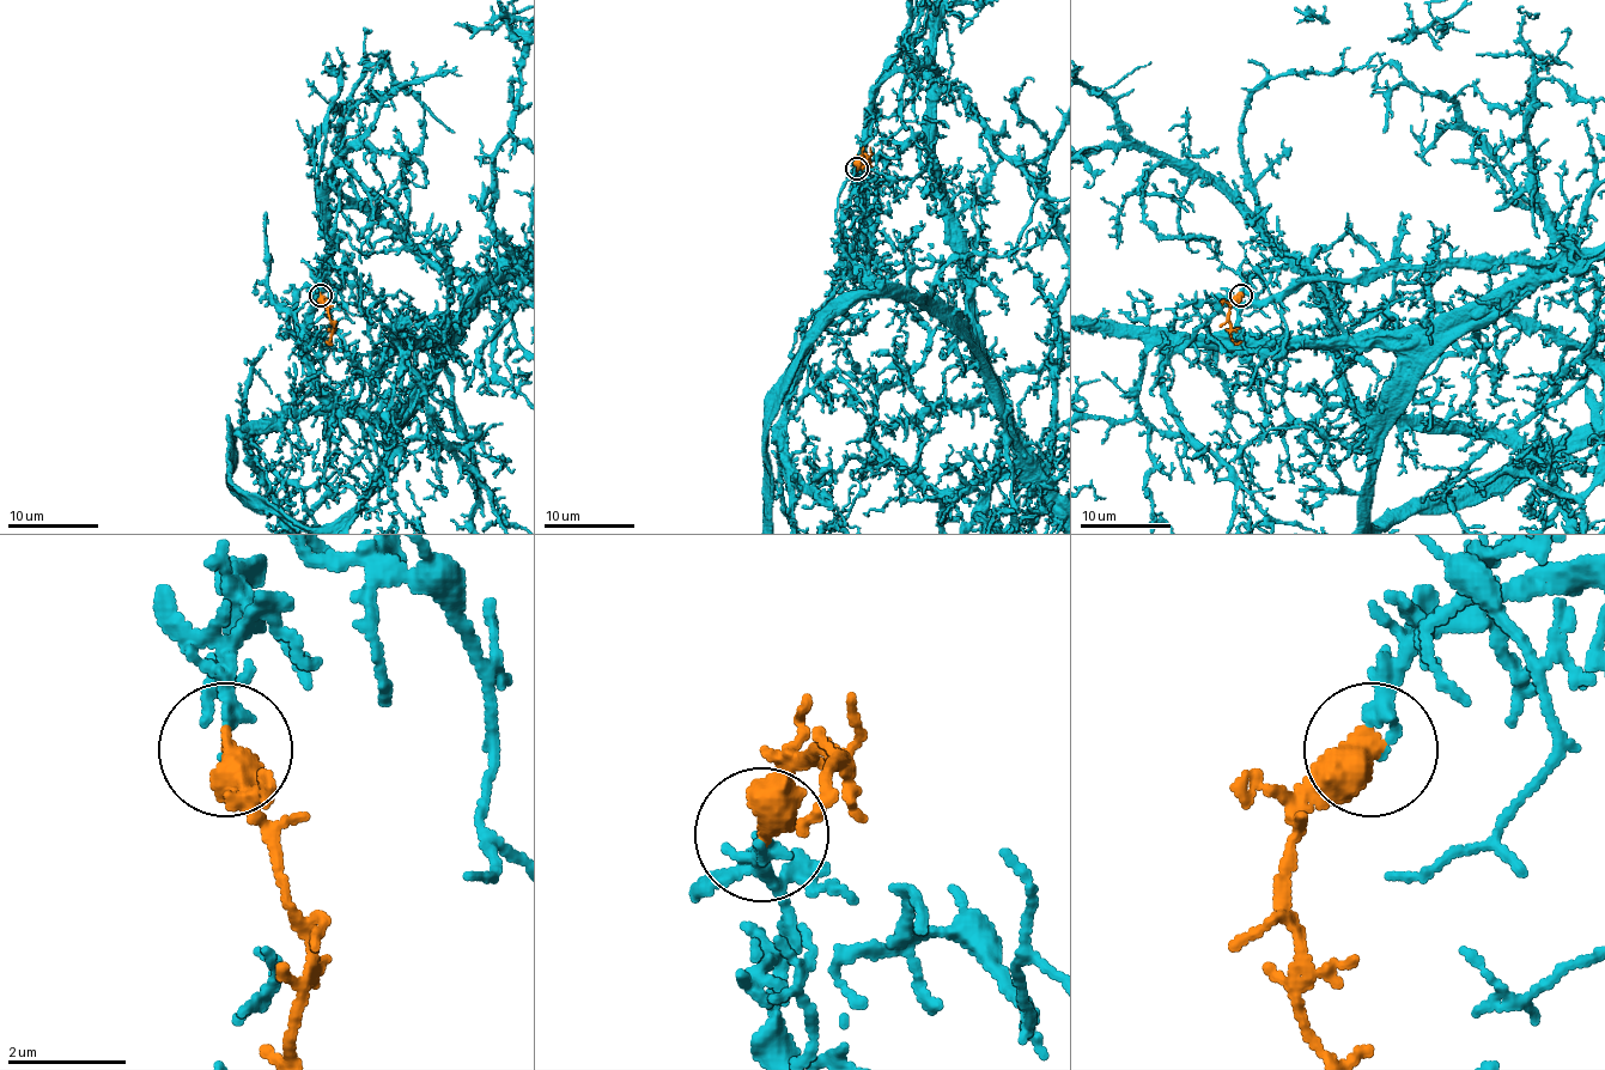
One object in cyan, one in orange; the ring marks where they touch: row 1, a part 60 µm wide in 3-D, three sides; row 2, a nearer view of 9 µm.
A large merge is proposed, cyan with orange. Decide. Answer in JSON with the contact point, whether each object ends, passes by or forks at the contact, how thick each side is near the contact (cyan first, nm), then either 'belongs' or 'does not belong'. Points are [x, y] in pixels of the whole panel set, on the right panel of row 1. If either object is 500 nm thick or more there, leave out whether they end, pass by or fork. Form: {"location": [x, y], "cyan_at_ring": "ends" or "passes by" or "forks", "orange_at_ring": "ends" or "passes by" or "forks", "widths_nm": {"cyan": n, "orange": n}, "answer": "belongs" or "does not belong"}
{"location": [1241, 296], "widths_nm": {"cyan": 180, "orange": 600}, "answer": "belongs"}

